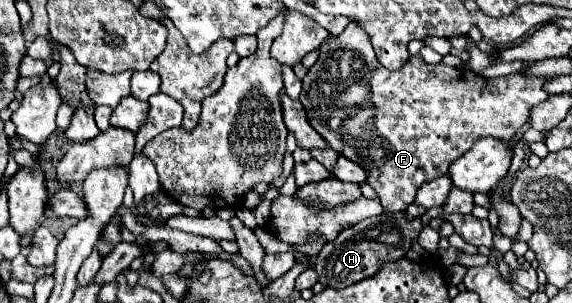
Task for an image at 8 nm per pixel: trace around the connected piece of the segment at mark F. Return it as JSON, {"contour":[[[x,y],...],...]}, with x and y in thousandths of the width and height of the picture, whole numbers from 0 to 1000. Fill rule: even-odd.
{"contour":[[[610,79],[600,112],[579,119],[561,152],[558,198],[530,257],[523,330],[537,363],[544,416],[558,429],[586,502],[635,548],[645,574],[642,607],[659,627],[670,686],[677,700],[694,700],[722,673],[726,634],[740,601],[781,574],[785,548],[809,515],[834,455],[862,449],[890,469],[893,449],[925,396],[928,356],[960,323],[949,304],[953,264],[956,257],[925,257],[914,244],[844,257],[823,231],[781,218],[774,205],[750,218],[736,185],[722,185],[701,231],[680,238],[659,205],[638,106],[624,79]]]}

